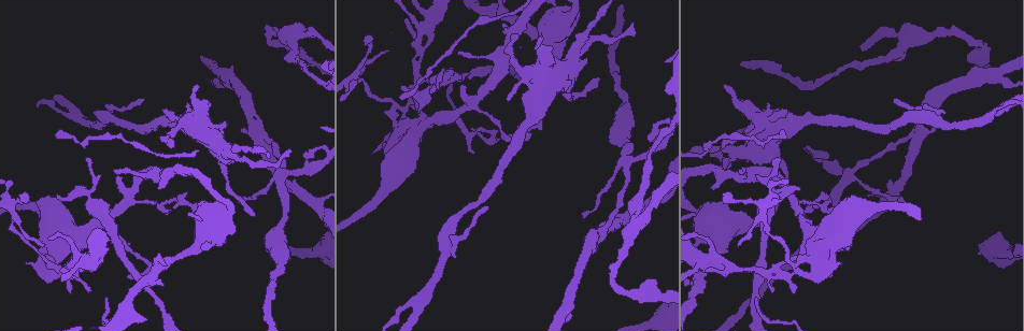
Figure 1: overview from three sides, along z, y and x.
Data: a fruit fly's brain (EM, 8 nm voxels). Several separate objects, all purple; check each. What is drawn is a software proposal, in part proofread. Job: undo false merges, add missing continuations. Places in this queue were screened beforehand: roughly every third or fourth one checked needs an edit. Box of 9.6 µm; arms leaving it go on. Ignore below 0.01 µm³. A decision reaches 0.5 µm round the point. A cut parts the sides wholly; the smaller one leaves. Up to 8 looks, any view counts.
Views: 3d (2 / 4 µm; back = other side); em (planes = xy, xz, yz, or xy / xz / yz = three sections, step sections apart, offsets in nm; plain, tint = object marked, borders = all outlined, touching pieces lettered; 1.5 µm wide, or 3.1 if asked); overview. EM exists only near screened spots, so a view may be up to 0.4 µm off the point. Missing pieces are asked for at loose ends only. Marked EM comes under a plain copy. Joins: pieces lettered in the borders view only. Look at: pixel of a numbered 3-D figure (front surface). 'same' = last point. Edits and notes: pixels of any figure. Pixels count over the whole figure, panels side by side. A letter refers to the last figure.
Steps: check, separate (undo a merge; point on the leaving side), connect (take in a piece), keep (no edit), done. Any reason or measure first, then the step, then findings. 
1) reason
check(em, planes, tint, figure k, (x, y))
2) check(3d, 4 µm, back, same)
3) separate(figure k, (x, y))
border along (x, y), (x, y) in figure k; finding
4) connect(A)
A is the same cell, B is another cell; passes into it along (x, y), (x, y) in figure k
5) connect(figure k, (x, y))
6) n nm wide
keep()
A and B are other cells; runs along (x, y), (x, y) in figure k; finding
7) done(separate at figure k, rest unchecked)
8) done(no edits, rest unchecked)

two arms in line, one across
check(em, planes, borders, figure 1, (566, 310))

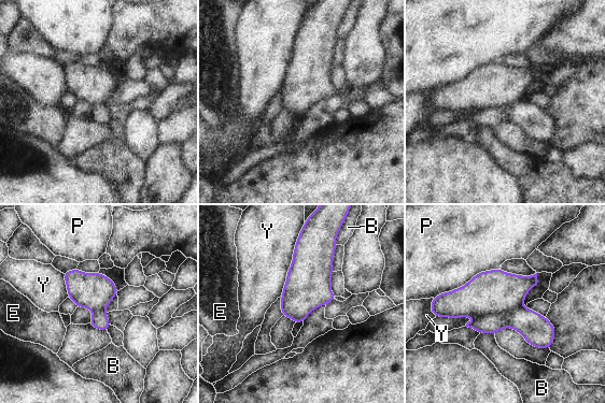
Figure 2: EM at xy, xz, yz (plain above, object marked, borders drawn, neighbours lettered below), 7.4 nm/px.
separate(figure 2, (531, 325))
B, E, P and Y are other cells; the part that leaves runs along (470, 324), (525, 321), (548, 344) in figure 2; two cells meet here

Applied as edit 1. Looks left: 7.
see it whole again
check(overview)

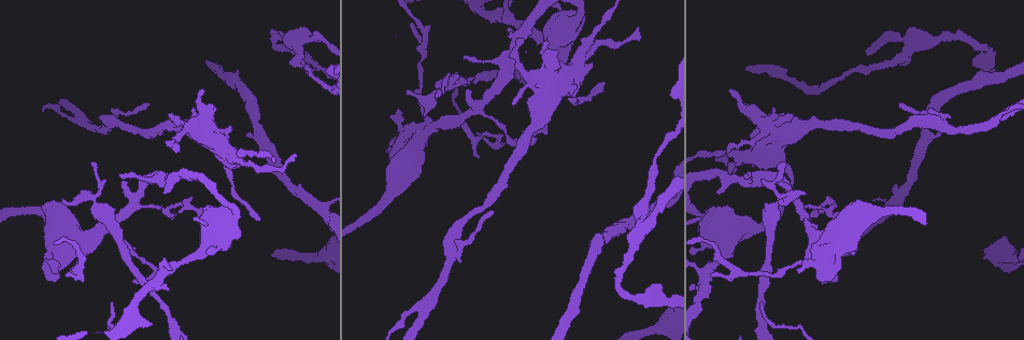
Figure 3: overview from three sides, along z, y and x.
stops while still wide
check(3d, 4 µm, figure 3, (46, 248))

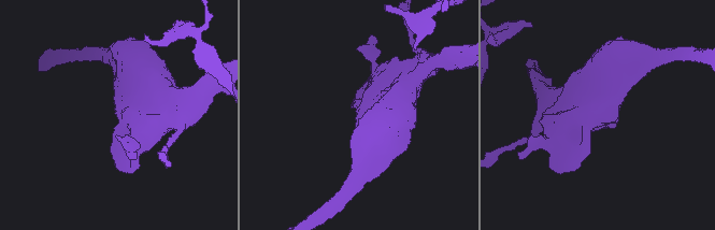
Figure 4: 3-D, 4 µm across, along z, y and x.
check(em, planes, borders, figure 4, (120, 119))

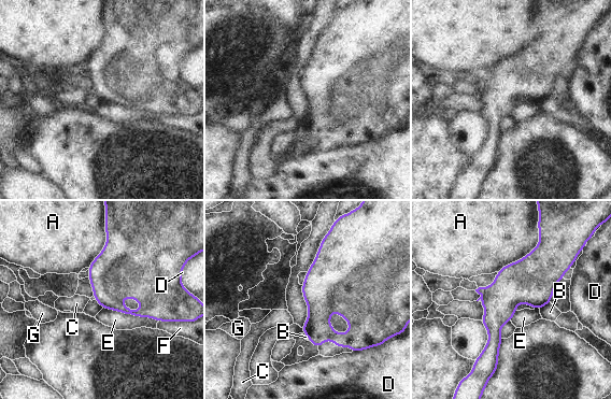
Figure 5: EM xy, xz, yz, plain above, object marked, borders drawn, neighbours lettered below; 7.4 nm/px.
keep()
A, B, C, D, E, F and G are other cells; runs along (541, 245), (500, 301), (492, 364) in figure 5; no lettered piece goes on from it

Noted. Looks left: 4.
arms part here
check(3d, 4 µm, figure 3, (797, 203))

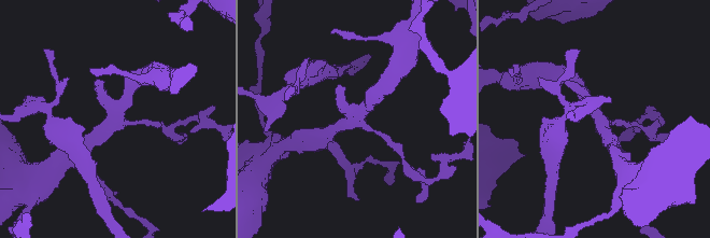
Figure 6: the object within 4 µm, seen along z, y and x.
check(em, xz, step 8, tint, figure 6, (598, 117))

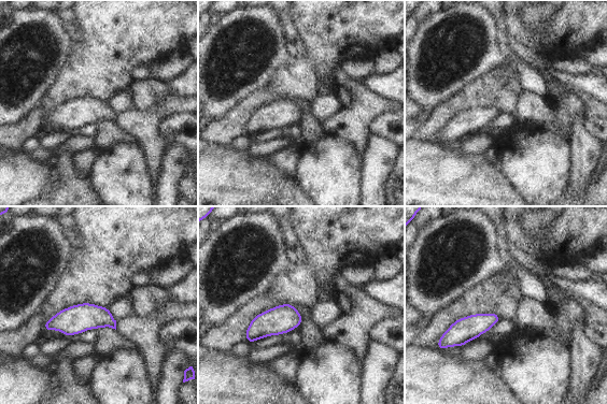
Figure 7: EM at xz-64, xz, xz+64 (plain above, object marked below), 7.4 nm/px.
cut it another way
check(em, planes, borders, same)

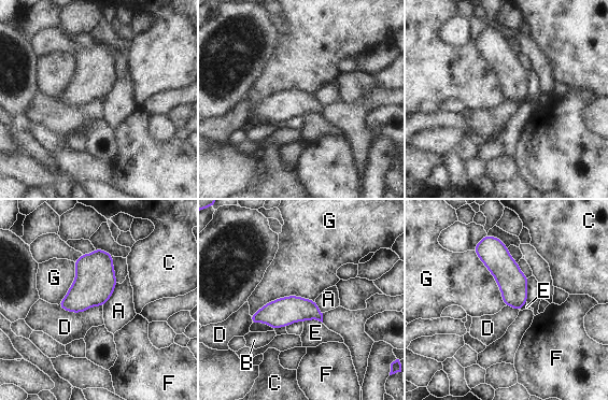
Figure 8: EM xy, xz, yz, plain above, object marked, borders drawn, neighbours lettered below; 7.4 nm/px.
keep()
A, B, C, D, E, F and G are other cells; runs along (485, 239), (512, 283), (518, 306) in figure 8; one cell here

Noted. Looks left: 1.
done(separate at figure 2, rest unchecked)

